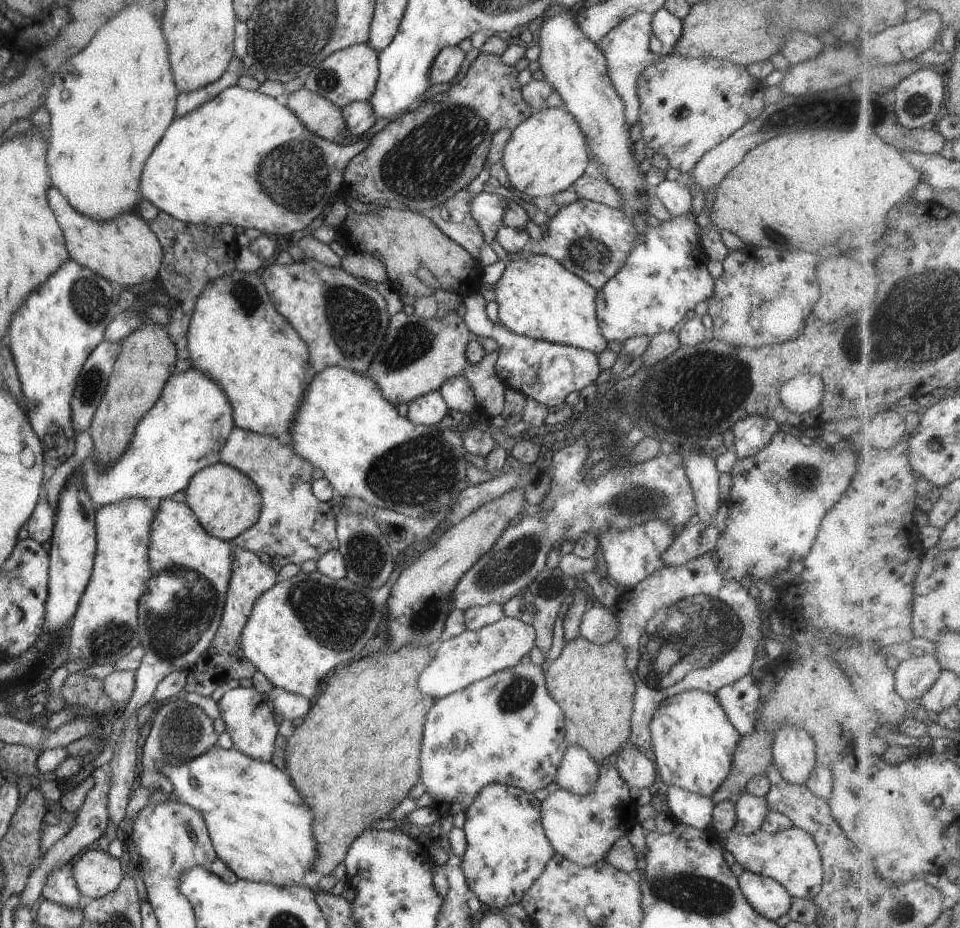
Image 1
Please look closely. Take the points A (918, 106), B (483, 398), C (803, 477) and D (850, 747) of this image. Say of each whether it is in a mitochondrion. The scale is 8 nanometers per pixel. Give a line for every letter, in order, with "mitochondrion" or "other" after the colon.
A: mitochondrion
B: other
C: mitochondrion
D: other

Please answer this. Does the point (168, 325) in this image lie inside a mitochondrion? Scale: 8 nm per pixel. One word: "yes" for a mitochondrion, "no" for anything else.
no

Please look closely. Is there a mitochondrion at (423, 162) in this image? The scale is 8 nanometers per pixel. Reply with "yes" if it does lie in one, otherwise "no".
yes

